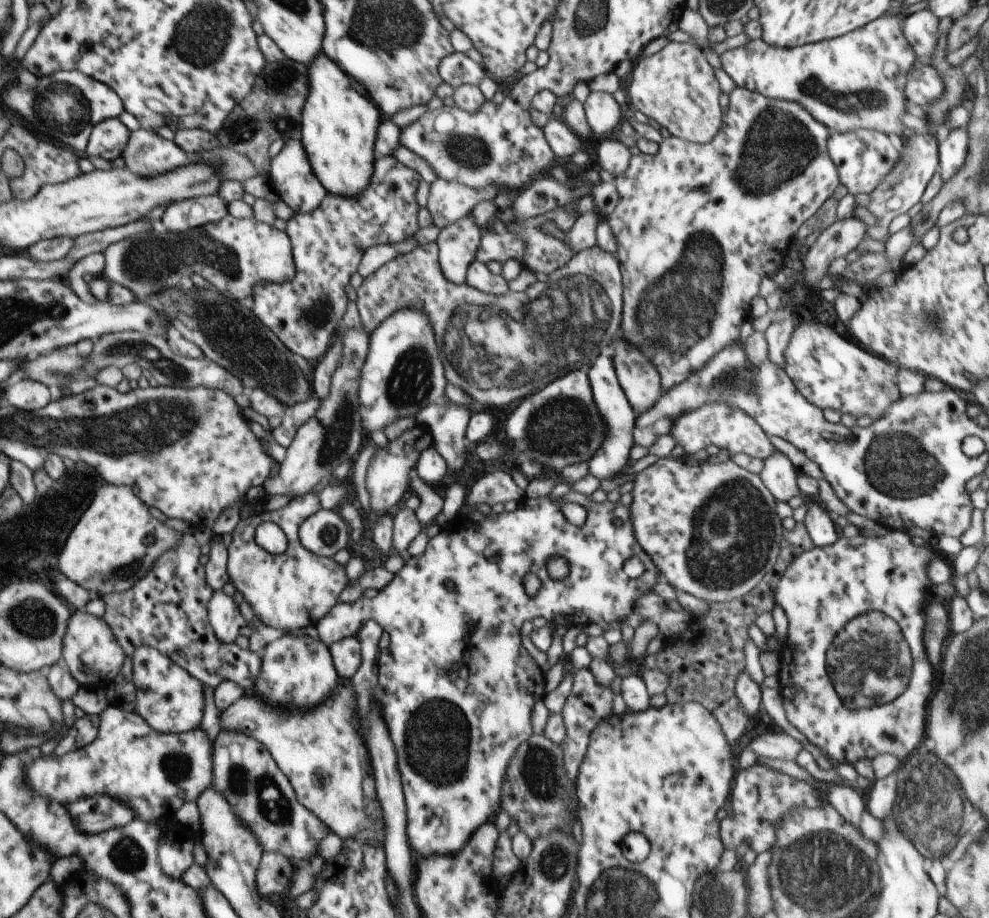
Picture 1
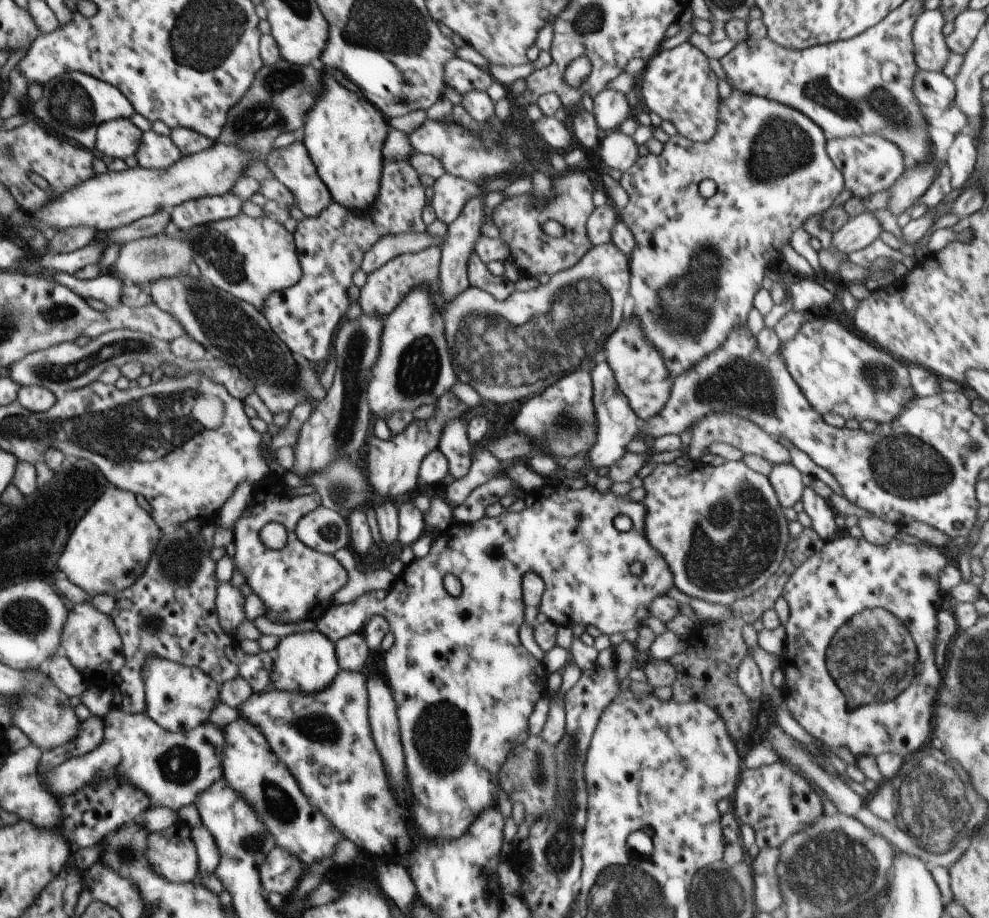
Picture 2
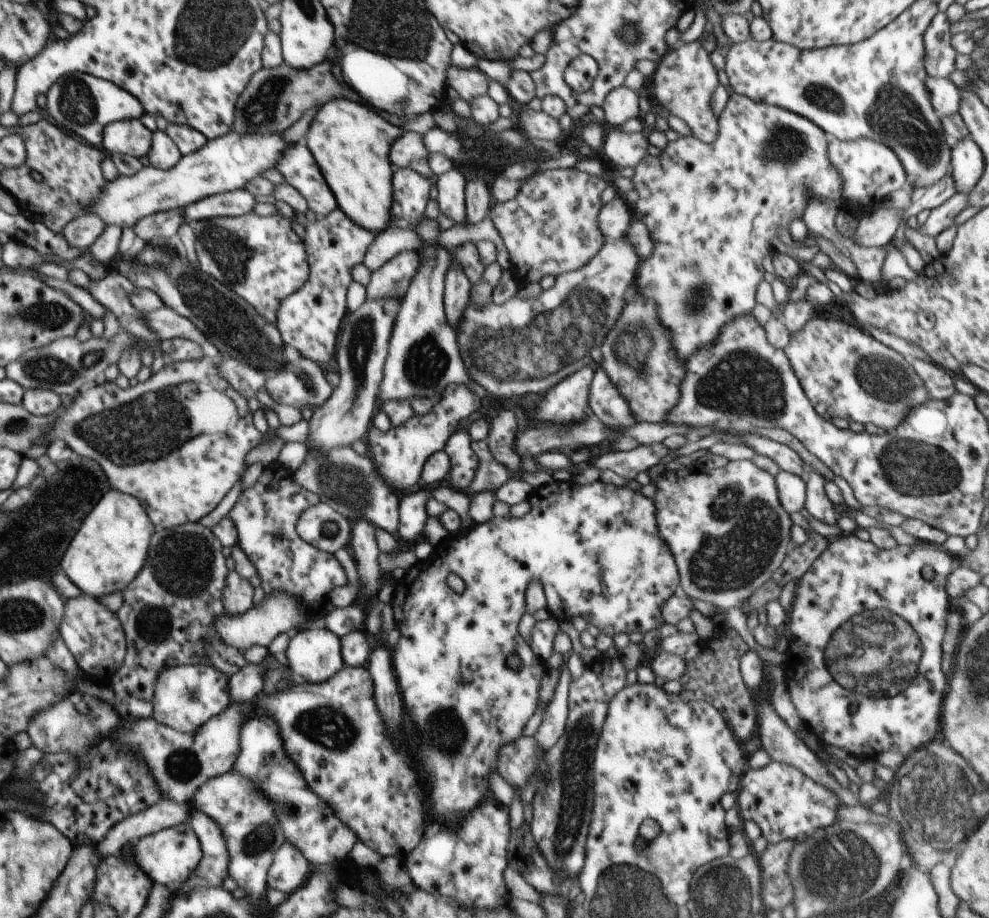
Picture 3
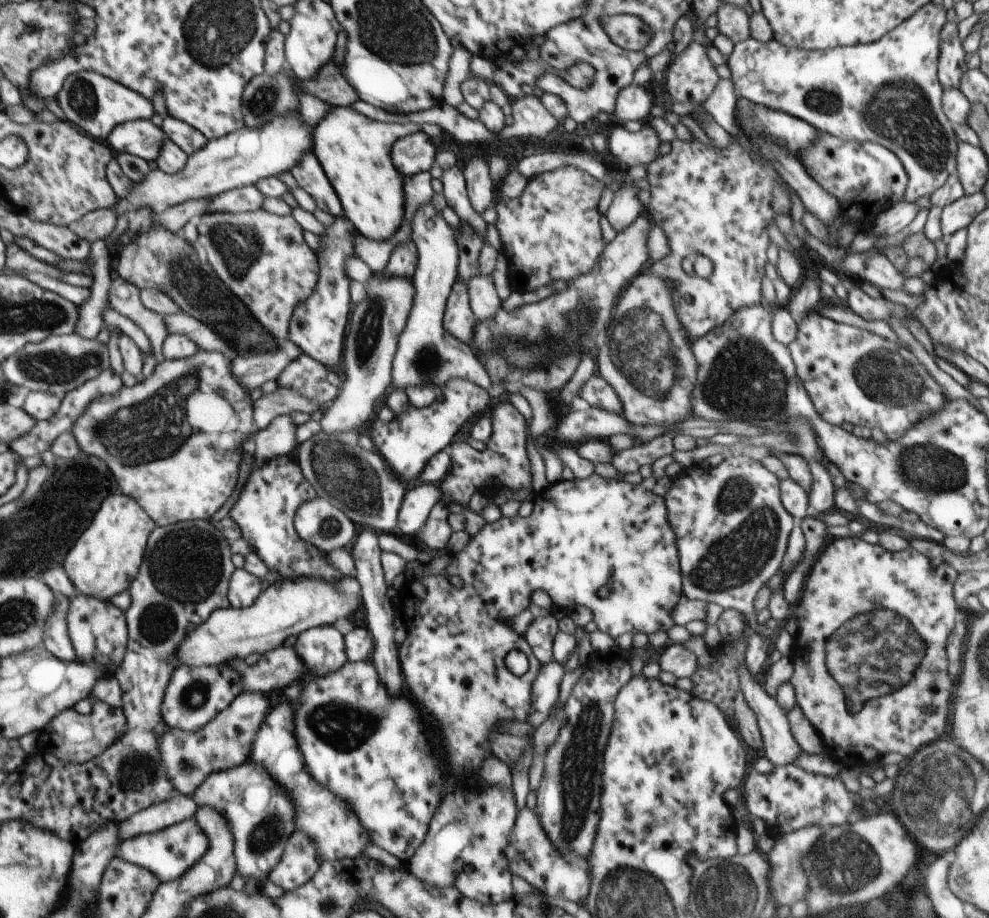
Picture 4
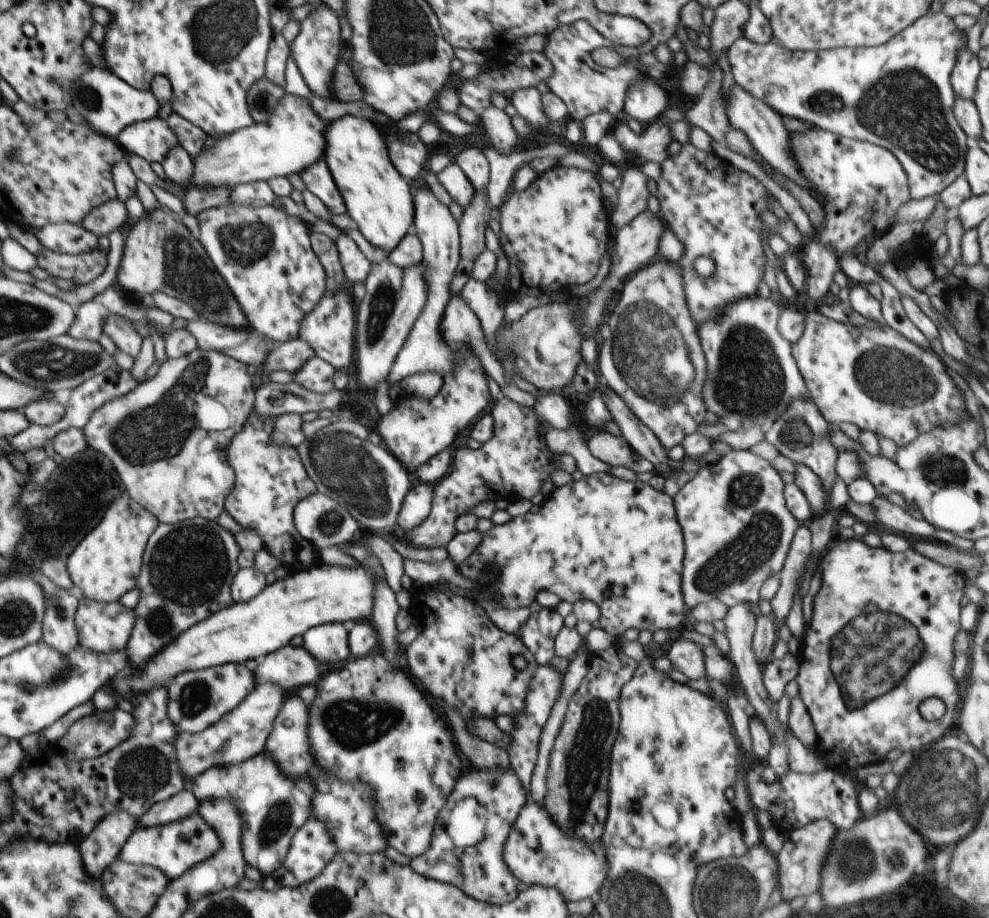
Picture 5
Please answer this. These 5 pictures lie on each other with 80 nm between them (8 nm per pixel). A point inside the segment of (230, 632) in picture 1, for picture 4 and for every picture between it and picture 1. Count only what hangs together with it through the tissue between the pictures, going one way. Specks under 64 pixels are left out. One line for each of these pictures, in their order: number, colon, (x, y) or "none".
2: (230, 599)
3: (238, 594)
4: (244, 588)

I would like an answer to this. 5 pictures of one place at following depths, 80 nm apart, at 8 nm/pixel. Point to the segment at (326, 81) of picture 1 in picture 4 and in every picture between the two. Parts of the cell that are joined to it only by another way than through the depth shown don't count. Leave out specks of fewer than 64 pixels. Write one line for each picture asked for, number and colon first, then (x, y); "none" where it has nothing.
2: (344, 134)
3: (351, 144)
4: (355, 152)

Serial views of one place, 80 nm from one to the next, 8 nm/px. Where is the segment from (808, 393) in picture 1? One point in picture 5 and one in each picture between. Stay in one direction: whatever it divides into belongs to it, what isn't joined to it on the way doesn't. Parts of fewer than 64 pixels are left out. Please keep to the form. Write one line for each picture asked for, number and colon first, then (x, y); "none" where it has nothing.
2: (839, 372)
3: (845, 373)
4: (851, 375)
5: (876, 378)

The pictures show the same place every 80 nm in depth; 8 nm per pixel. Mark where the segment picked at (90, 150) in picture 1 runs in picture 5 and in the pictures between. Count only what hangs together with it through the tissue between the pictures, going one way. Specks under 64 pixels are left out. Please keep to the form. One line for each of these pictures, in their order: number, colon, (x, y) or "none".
2: (120, 138)
3: (131, 137)
4: (143, 138)
5: (153, 139)

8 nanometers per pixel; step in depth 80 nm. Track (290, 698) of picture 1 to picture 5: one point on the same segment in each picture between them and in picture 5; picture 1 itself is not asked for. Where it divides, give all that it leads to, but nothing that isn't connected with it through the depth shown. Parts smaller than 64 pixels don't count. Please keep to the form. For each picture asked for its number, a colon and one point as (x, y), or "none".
2: (306, 661)
3: (314, 655)
4: (322, 649)
5: (329, 642)

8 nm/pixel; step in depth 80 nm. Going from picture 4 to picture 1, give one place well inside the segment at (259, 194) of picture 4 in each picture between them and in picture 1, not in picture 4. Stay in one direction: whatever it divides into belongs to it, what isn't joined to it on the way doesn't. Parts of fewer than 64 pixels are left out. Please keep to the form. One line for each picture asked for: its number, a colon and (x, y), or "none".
1: (180, 216)
2: (203, 210)
3: (238, 202)

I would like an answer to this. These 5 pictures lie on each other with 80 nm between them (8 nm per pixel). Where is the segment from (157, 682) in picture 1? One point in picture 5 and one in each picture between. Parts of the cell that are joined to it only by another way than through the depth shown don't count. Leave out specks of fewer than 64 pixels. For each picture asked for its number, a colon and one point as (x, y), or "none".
2: (179, 696)
3: (187, 695)
4: (194, 695)
5: (196, 699)

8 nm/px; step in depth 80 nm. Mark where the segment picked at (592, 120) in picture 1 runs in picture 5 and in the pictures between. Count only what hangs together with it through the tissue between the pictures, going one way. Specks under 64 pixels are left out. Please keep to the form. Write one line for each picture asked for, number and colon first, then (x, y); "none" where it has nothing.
2: (611, 107)
3: (621, 104)
4: (633, 103)
5: (645, 100)

